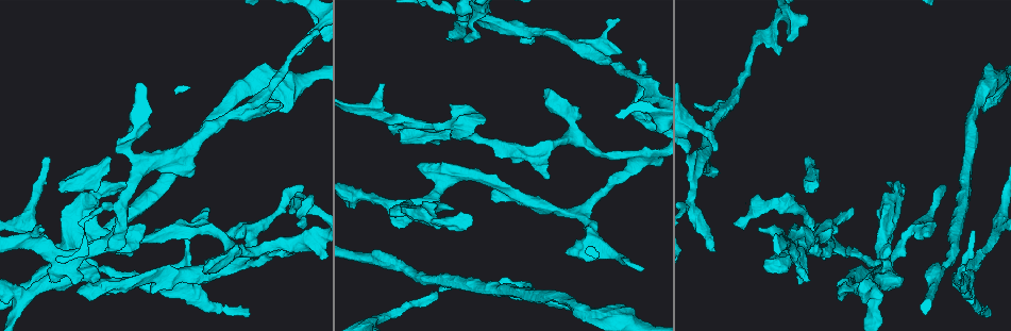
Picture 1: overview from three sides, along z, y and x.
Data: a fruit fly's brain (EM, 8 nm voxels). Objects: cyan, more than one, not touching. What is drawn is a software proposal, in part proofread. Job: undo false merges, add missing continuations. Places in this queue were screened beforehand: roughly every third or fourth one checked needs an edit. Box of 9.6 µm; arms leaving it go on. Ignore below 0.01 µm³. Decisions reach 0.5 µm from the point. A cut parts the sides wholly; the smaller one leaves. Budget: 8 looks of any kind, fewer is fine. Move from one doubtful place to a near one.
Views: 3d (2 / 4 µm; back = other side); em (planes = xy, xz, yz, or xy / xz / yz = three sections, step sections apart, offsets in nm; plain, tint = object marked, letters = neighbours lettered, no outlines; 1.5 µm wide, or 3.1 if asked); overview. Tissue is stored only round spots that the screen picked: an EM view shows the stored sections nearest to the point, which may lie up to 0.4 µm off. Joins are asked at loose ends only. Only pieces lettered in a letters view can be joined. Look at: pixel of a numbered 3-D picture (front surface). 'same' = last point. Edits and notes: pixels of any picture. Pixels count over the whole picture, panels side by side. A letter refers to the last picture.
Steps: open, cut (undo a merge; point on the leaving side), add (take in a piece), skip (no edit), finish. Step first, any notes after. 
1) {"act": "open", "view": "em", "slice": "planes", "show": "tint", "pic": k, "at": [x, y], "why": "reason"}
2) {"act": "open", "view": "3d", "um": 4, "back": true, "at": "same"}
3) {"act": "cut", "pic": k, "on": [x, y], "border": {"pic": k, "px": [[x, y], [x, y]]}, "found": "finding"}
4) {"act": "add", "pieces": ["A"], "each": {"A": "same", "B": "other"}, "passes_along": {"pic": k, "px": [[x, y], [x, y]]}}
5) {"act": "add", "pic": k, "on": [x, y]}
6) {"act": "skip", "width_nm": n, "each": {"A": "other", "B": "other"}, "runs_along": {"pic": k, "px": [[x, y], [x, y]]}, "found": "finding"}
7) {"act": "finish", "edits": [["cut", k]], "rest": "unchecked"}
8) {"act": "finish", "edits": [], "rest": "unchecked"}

{"act": "open", "view": "3d", "um": 2, "pic": 1, "at": [105, 156], "why": "an open end"}

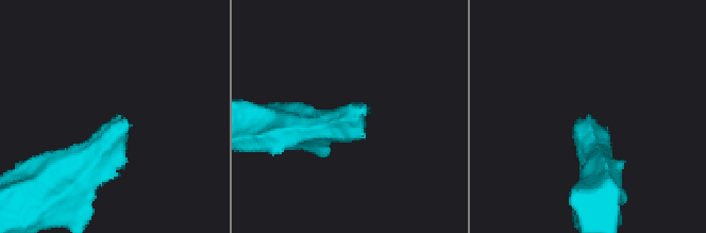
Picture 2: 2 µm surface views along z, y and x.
{"act": "open", "view": "em", "slice": "planes", "show": "letters", "pic": 2, "at": [117, 117], "why": "now the EM"}

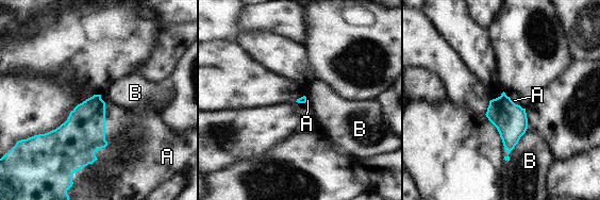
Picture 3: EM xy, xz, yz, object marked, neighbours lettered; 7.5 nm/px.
{"act": "add", "pieces": ["A"], "each": {"A": "same", "B": "other"}, "passes_along": {"pic": 3, "px": [[83, 133], [104, 119], [120, 124]]}, "found": "the cell continues"}

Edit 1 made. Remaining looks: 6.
{"act": "open", "view": "3d", "um": 4, "pic": 1, "at": [736, 225], "why": "an open end"}

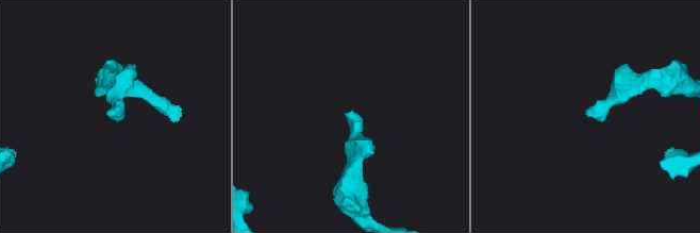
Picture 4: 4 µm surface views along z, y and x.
{"act": "open", "view": "em", "slice": "planes", "show": "letters", "pic": 4, "at": [590, 115]}

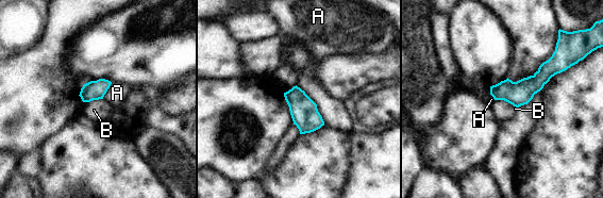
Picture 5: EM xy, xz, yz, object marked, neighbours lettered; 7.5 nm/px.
{"act": "skip", "each": {"A": "other", "B": "other"}, "border": {"pic": 5, "px": [[495, 99], [503, 99], [516, 108]]}, "found": "none of them fits"}

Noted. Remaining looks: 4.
{"act": "open", "view": "em", "slice": "yz", "step": 4, "show": "tint", "pic": 1, "at": [717, 174], "why": "stops while still wide"}

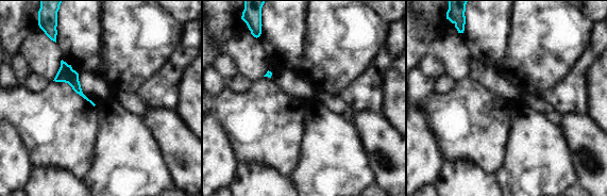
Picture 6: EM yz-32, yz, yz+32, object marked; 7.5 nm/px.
{"act": "open", "view": "em", "slice": "yz", "step": 4, "show": "letters", "at": "same"}

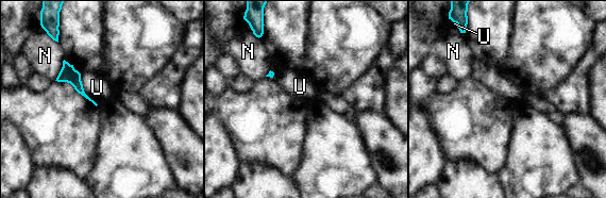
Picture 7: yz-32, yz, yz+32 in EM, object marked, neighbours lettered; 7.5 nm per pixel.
{"act": "skip", "each": {"N": "other", "U": "other"}, "border": {"pic": 7, "px": [[80, 73], [83, 91], [97, 104]]}, "found": "no lettered piece goes on from it"}

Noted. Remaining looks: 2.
{"act": "finish", "edits": [["add", 3]], "rest": "unchecked"}

